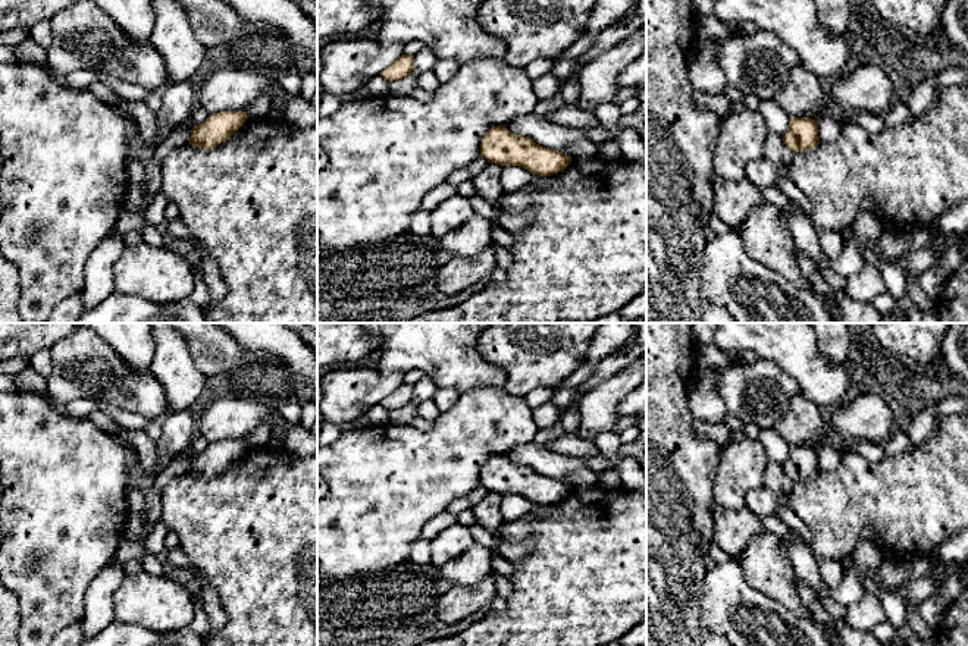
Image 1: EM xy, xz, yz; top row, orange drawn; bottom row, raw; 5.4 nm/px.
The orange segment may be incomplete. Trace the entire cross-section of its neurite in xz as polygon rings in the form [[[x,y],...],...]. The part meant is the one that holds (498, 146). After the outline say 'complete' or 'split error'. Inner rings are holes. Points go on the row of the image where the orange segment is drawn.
[[[505,125],[492,126],[480,142],[480,156],[499,166],[521,166],[538,176],[563,172],[571,157],[545,148],[527,137],[510,132]]] | complete

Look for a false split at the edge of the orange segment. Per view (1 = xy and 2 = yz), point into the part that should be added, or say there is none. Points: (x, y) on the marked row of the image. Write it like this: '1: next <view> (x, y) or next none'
1: next none
2: next none

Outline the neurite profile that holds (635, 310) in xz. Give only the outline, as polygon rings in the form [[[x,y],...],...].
[[[646,289],[618,311],[626,322],[646,320]]]

